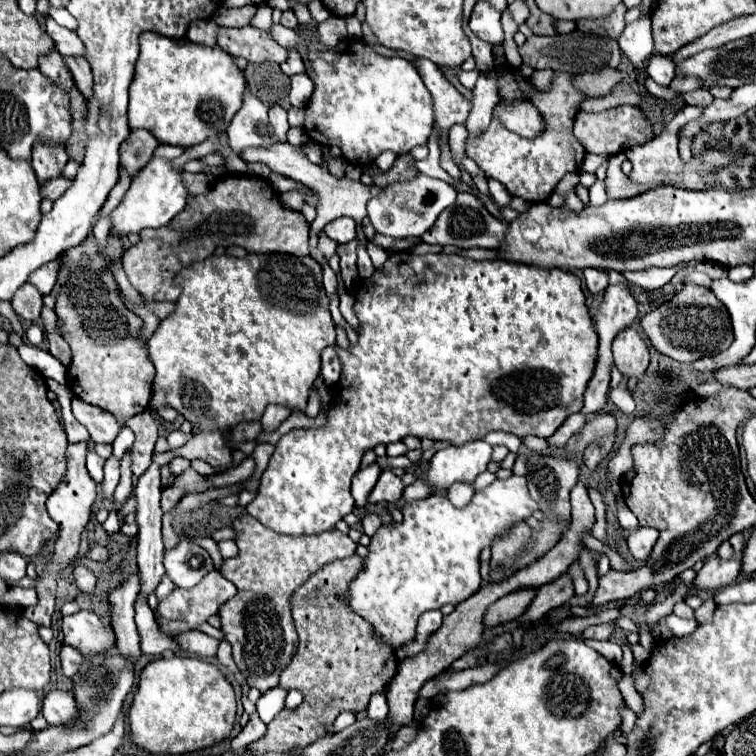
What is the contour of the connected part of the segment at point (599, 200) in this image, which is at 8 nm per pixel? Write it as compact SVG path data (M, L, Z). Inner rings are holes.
M596 181L590 187L590 205L602 205L606 203L606 191L604 191L604 181Z

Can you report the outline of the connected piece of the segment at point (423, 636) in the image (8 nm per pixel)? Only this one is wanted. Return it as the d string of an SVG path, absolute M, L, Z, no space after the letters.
M426 611L426 615L422 615L420 621L418 621L416 643L412 643L408 649L396 649L396 657L398 657L398 661L402 661L402 659L406 659L406 657L410 657L410 655L420 653L420 651L424 649L428 637L440 629L442 619L444 619L442 611Z

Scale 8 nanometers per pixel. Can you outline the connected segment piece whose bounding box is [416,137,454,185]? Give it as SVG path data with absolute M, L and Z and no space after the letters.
M432 137L428 139L428 147L430 147L428 159L416 161L416 169L418 169L420 173L426 173L428 177L436 177L436 179L442 179L442 181L454 185L454 179L440 167L440 151L438 151L438 145L436 145L436 141L434 141Z

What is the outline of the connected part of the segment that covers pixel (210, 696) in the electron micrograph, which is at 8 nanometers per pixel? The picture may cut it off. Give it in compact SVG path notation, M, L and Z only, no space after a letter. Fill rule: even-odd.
M196 657L150 661L130 707L130 735L152 755L184 755L226 739L236 717L236 695L222 671Z

